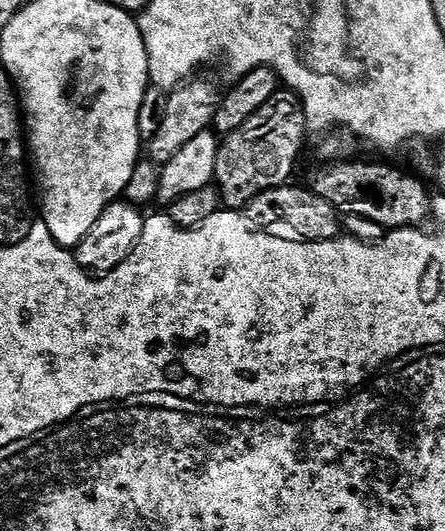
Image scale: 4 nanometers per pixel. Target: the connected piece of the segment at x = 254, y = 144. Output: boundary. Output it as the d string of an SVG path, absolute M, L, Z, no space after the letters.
M273 98L262 106L255 116L250 117L241 128L227 133L220 140L220 149L216 159L215 187L218 189L220 199L229 209L240 210L248 205L258 194L287 185L292 176L292 167L300 156L300 124L302 128L302 108L295 99L280 100Z

